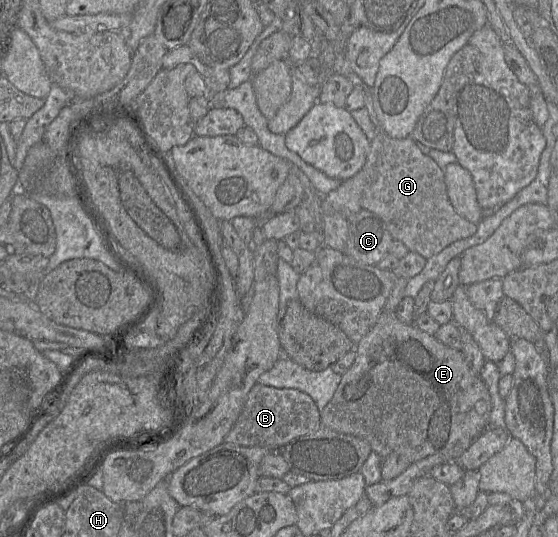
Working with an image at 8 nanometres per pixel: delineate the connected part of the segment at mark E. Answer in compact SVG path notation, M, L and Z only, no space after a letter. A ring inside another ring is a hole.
M382 310L371 330L355 345L356 357L351 367L342 375L331 400L321 411L321 423L339 433L349 434L367 441L372 451L382 459L395 452L406 456L414 463L431 455L445 455L446 461L456 461L470 446L472 441L488 428L491 411L491 397L481 379L467 364L460 350L455 350L438 341L434 335L420 330L415 324L405 324L398 320L395 312Z

